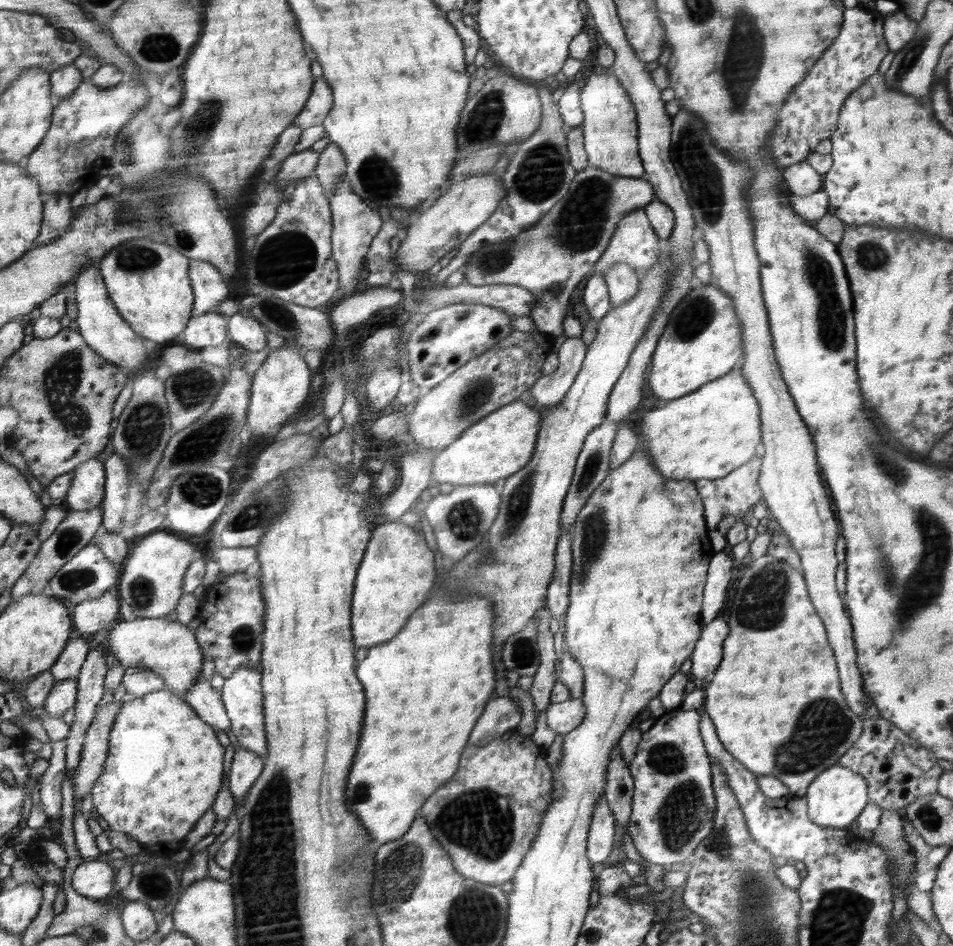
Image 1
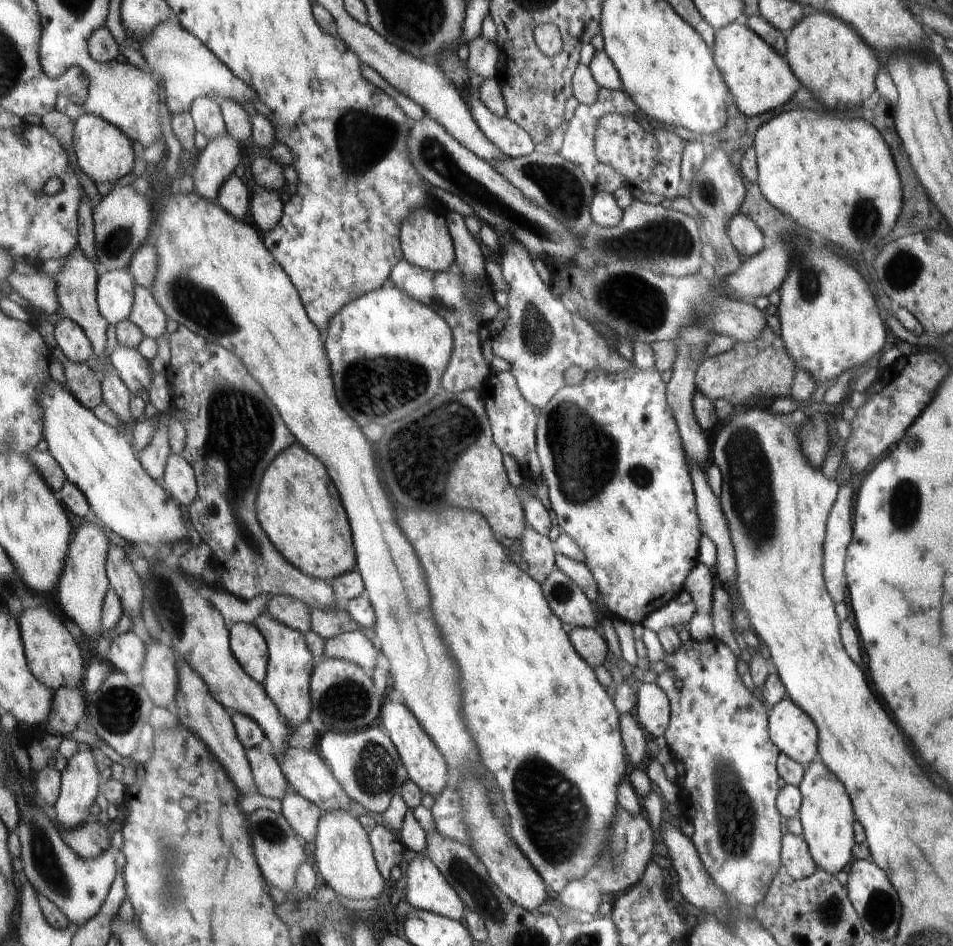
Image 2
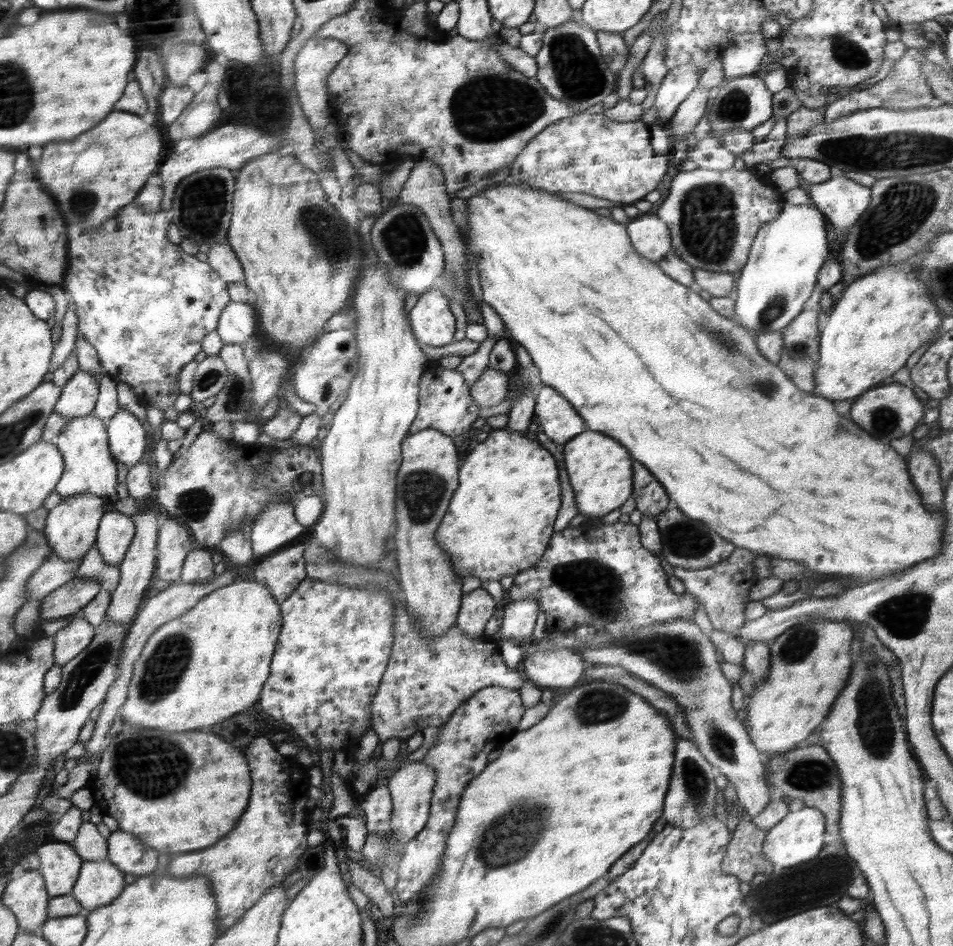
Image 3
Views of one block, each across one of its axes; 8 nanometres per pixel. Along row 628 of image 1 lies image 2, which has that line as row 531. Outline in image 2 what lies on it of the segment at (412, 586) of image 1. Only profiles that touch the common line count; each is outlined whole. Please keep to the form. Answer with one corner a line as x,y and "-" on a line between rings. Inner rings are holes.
175,192
166,198
159,208
159,226
156,246
160,252
160,272
156,278
153,292
158,302
166,310
169,318
180,325
186,324
206,336
211,342
219,343
239,354
242,362
262,386
266,386
266,394
274,398
274,406
282,410
282,418
286,418
286,426
298,434
298,442
306,446
312,454
318,454
326,466
330,466
330,478
338,486
342,498
346,498
346,514
350,514
350,522
354,522
354,546
358,546
358,572
365,584
365,591
375,613
376,623
370,632
375,643
390,664
390,685
404,697
404,705
416,716
418,723
424,728
430,739
437,744
438,750
445,756
449,772
461,795
461,806
465,814
465,824
470,832
472,852
484,864
488,876
496,887
511,903
518,904
522,910
534,912
546,900
546,886
536,872
534,866
520,852
521,848
514,844
509,828
494,814
494,802
490,798
490,790
482,782
482,774
474,770
474,766
482,765
477,740
470,736
460,716
460,690
458,690
458,668
448,654
440,638
440,630
434,624
430,614
430,598
424,584
424,574
414,554
414,548
400,532
390,500
380,484
374,466
372,446
366,442
360,428
352,422
352,418
340,408
336,400
336,390
330,376
330,364
320,342
318,328
310,322
308,314
294,284
288,274
272,253
262,244
260,234
252,225
240,222
230,211
224,210
217,202
202,198
201,194
181,194

